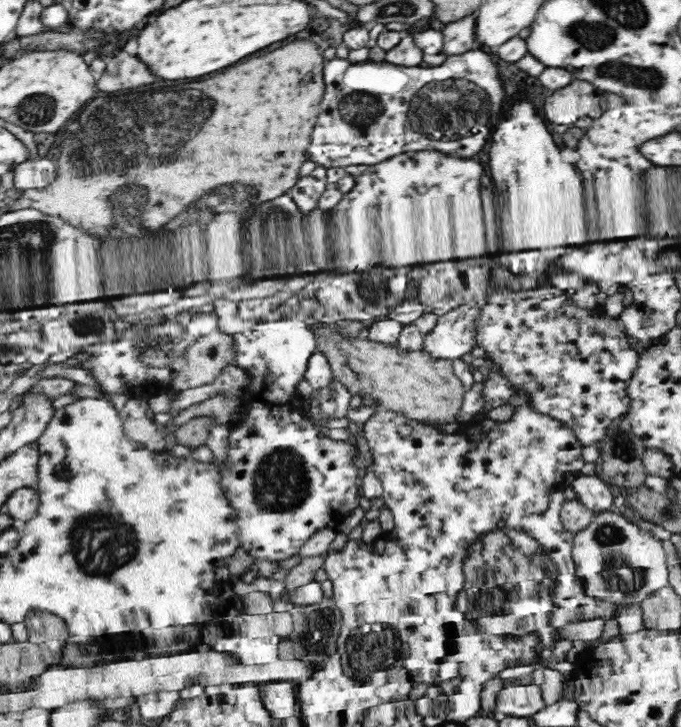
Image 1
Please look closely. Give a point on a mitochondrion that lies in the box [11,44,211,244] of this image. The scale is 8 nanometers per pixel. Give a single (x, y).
(38, 110)

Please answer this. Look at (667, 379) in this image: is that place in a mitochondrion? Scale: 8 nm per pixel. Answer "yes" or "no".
no

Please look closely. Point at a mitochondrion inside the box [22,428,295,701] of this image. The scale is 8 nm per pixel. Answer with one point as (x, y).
(86, 550)

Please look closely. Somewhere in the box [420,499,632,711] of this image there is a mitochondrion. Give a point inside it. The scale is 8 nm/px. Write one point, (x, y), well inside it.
(508, 559)

